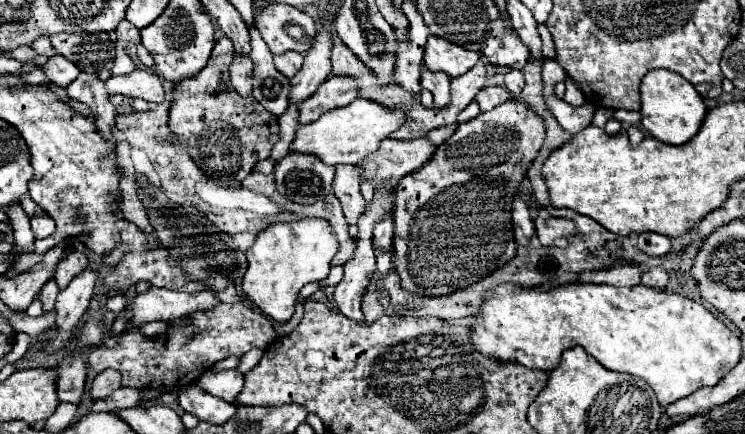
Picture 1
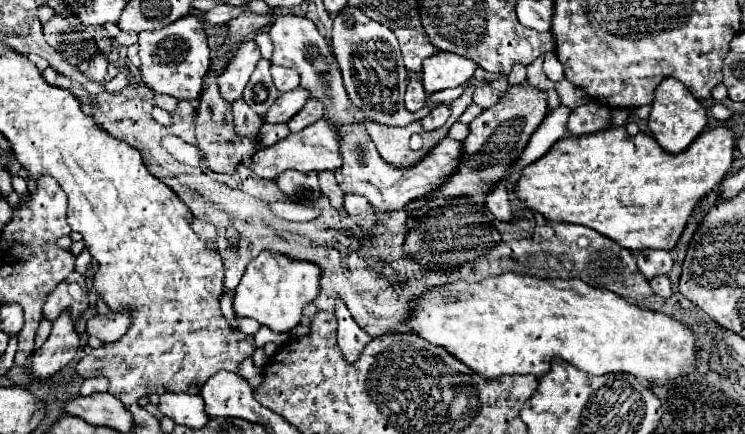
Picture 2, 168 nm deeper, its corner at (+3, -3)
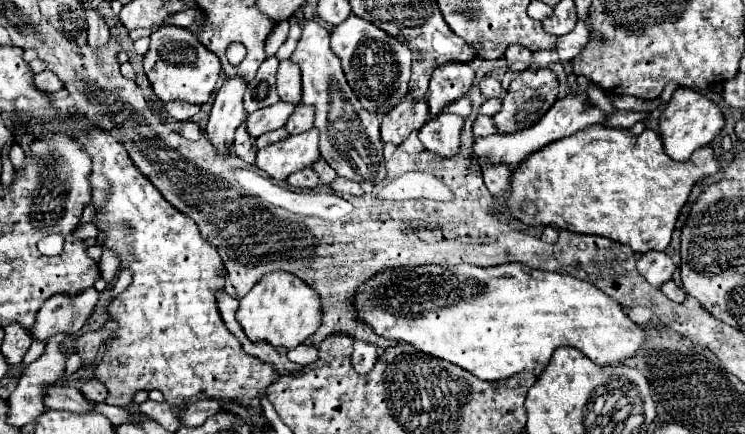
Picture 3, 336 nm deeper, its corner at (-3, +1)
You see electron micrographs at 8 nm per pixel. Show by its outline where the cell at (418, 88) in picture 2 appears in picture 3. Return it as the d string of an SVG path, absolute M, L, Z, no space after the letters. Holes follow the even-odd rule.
M399 102L381 120L381 136L385 144L399 146L411 132L419 130L427 122L427 102Z

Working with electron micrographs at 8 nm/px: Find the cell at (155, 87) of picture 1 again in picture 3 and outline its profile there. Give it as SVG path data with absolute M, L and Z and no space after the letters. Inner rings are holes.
M167 102L167 104L165 104L165 110L167 110L167 114L171 114L175 120L187 122L187 120L191 120L191 118L201 110L201 106L191 106L191 104L185 104L185 102Z

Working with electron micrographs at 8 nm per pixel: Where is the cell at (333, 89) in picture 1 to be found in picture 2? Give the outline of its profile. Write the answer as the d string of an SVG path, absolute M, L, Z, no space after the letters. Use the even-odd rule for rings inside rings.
M309 98L309 102L303 106L303 110L299 114L295 114L287 126L291 132L297 132L297 130L303 130L305 126L311 126L313 122L321 120L325 114L325 102L319 100L319 98Z

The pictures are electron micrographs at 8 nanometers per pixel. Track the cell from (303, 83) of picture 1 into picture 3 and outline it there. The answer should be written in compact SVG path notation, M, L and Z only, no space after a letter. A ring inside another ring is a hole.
M277 102L275 106L247 114L247 122L245 122L247 134L251 138L259 138L265 132L271 132L271 130L285 126L285 122L293 110L295 110L295 106L287 106L287 102Z

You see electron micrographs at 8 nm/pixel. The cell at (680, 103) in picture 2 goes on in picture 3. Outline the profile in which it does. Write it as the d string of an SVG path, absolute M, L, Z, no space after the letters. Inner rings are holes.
M679 88L673 92L671 102L661 114L659 126L661 126L661 140L667 150L667 156L673 160L687 160L697 148L707 146L723 130L725 116L721 108L701 92L695 92L691 88Z

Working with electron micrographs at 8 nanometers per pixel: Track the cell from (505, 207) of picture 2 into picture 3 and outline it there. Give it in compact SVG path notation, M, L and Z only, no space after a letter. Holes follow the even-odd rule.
M493 162L483 164L483 180L493 196L501 196L505 192L505 188L509 186L509 176L511 166L507 164L493 164Z

